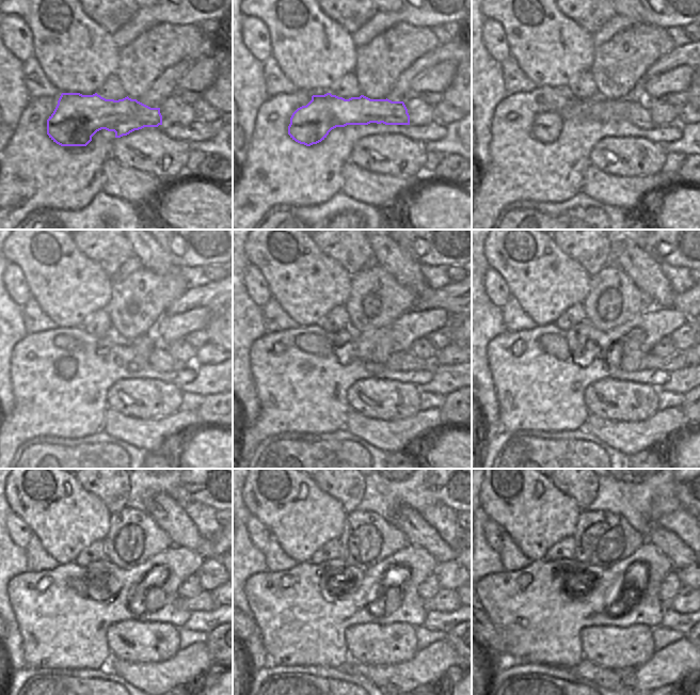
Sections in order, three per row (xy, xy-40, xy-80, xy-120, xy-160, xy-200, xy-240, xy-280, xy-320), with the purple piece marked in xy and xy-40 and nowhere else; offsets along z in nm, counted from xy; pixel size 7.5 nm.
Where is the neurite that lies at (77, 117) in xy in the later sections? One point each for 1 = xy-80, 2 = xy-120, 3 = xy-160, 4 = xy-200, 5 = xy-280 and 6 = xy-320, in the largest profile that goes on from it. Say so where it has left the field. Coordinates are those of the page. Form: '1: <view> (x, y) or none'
1: xy-80 (635, 111)
2: xy-120 (160, 359)
3: xy-160 (402, 360)
4: xy-200 (678, 361)
5: xy-280 (446, 600)
6: xy-320 (688, 600)

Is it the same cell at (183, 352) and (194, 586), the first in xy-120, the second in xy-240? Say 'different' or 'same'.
same

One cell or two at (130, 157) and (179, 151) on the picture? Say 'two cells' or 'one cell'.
one cell

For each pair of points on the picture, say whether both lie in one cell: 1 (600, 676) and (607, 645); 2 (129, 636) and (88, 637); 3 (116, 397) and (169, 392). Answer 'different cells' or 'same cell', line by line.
1: different cells
2: different cells
3: same cell

